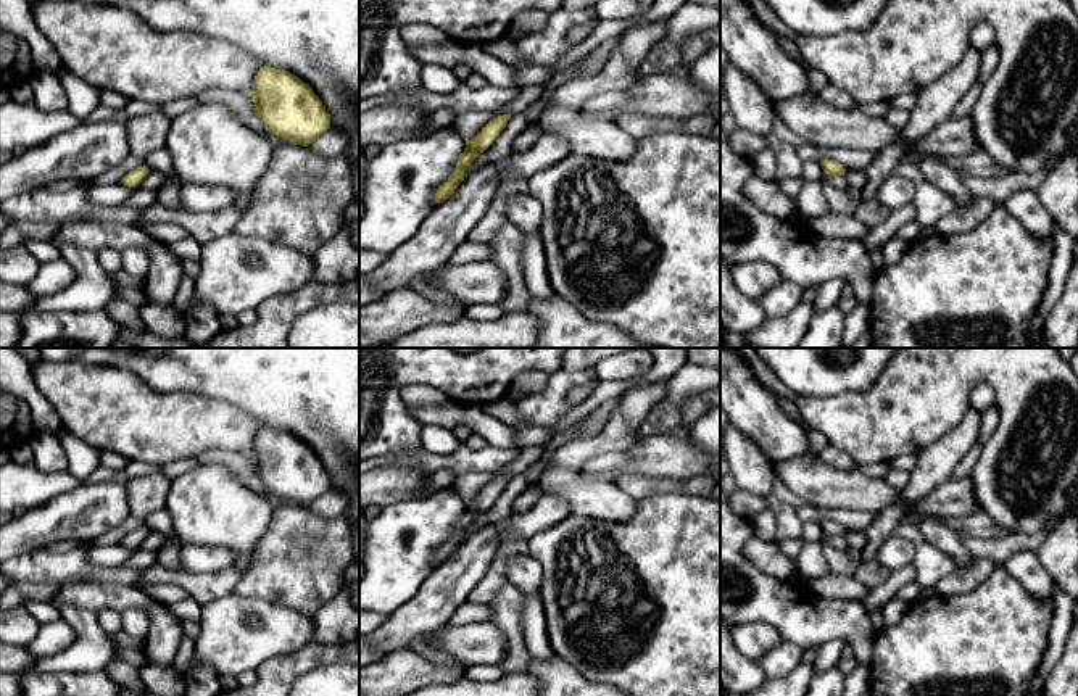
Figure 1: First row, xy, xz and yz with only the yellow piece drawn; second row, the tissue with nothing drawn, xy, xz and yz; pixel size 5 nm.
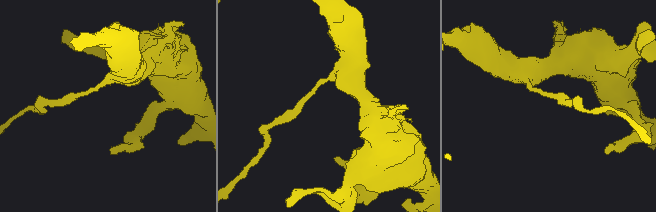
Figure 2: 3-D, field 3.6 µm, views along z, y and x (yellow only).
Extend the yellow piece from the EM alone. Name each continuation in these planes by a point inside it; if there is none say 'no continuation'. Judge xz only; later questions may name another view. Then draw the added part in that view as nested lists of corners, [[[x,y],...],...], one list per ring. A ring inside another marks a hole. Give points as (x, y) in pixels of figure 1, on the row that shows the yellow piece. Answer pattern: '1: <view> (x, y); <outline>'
no continuation

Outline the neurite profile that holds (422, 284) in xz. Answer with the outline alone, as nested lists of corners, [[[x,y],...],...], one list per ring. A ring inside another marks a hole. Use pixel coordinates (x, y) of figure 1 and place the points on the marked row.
[[[435,271],[424,272],[421,276],[416,276],[411,279],[408,284],[408,288],[421,293],[422,296],[429,298],[430,301],[442,304],[442,306],[456,306],[466,313],[469,304],[464,301],[458,300],[456,296],[440,290],[433,282],[432,276]]]

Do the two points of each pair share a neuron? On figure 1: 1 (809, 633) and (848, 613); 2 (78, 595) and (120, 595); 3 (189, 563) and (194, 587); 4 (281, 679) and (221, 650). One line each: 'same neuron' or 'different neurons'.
1: same neuron
2: same neuron
3: different neurons
4: different neurons

